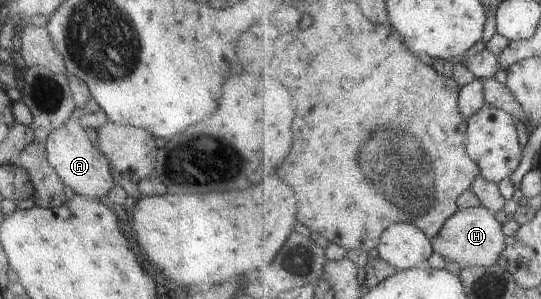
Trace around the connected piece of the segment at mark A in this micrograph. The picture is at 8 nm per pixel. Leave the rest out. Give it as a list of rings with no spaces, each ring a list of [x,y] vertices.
[[[67,118],[67,122],[49,133],[42,144],[50,169],[61,180],[62,185],[68,186],[74,194],[100,200],[114,186],[105,156],[89,142],[77,119]]]

